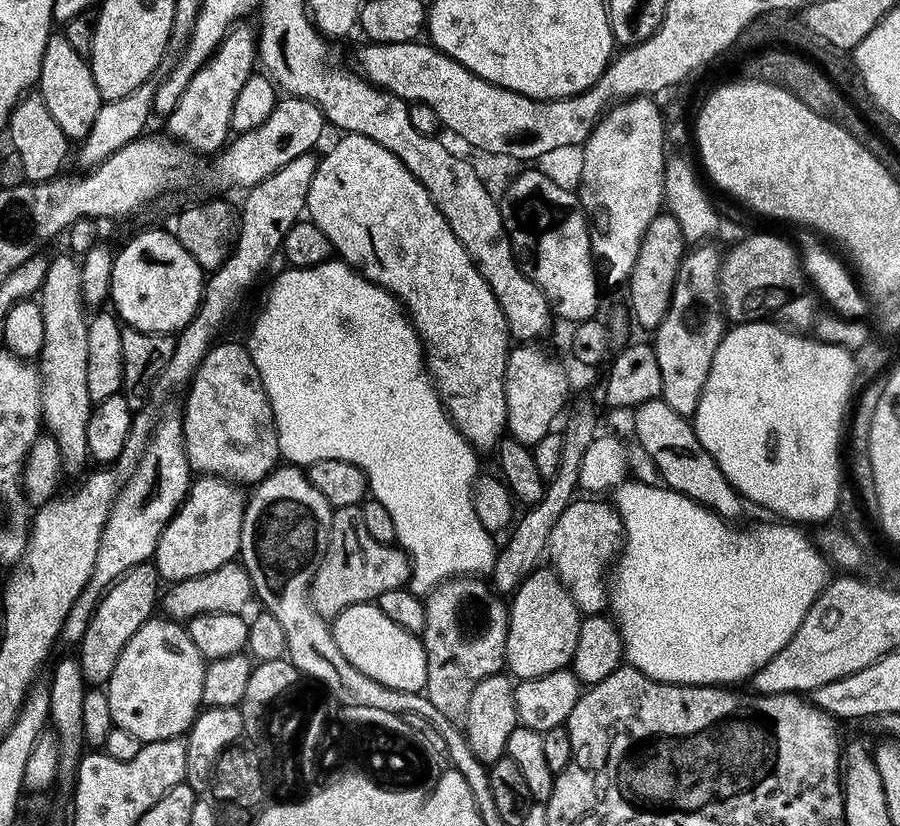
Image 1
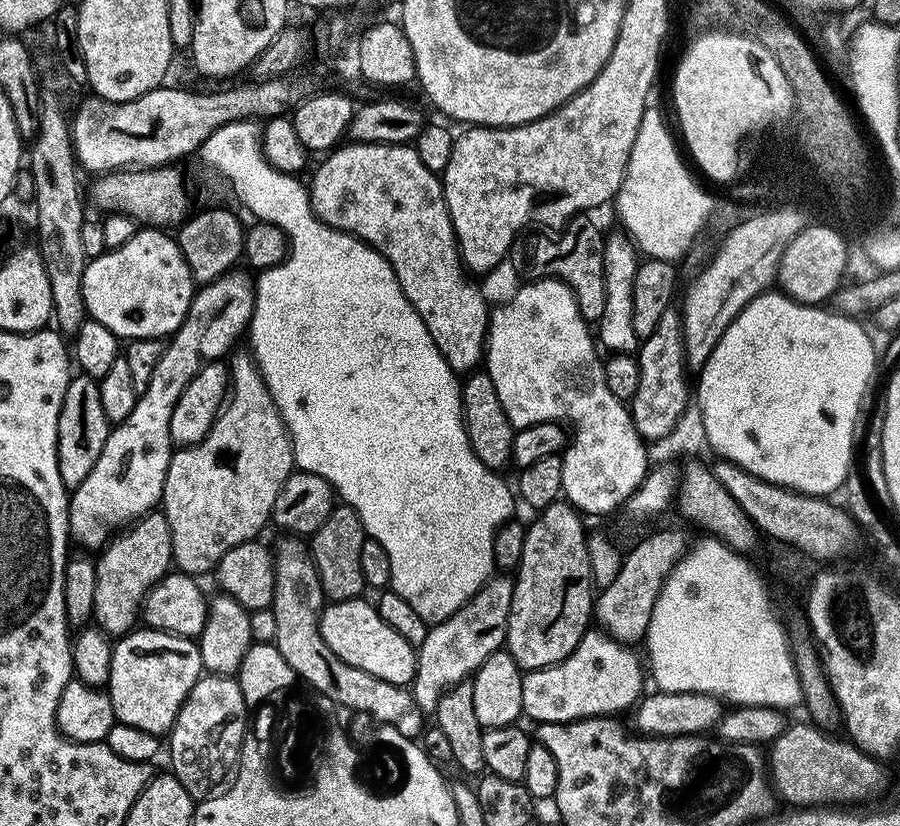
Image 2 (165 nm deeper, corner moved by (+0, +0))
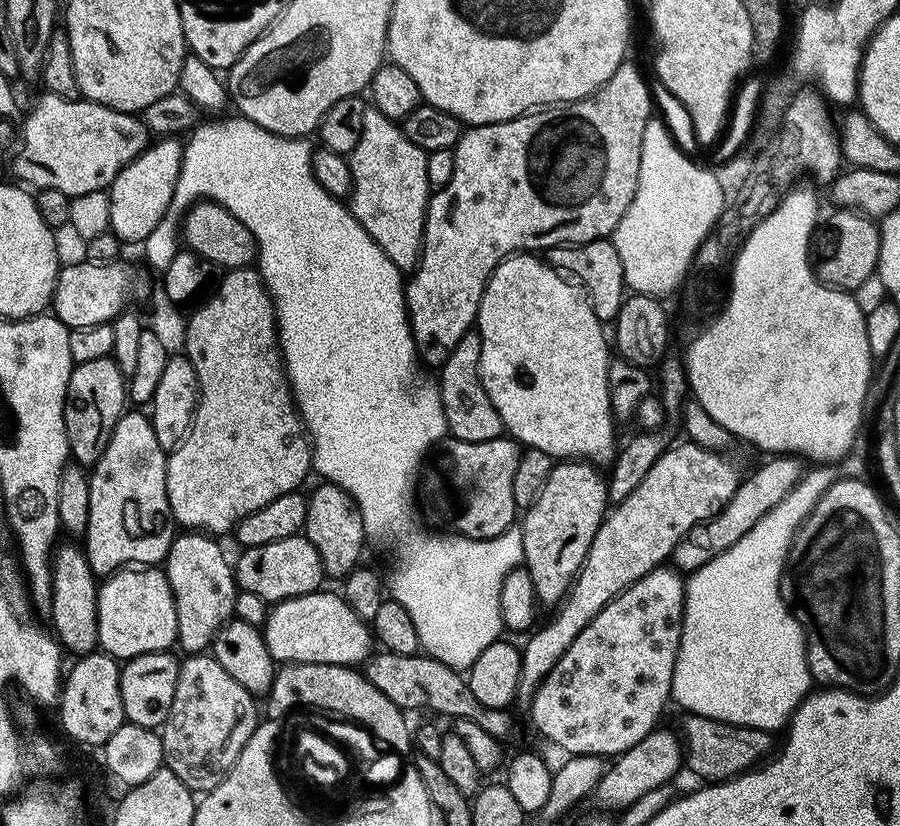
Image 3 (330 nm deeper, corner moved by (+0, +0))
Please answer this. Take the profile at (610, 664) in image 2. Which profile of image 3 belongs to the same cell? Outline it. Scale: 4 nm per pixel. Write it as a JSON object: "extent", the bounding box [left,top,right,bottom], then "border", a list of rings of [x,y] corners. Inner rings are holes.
{"extent":[530,567,685,758],"border":[[[656,567],[652,572],[646,573],[641,580],[634,582],[630,587],[625,589],[624,592],[612,599],[606,607],[592,619],[590,626],[586,626],[586,630],[582,630],[582,634],[578,634],[578,638],[574,638],[574,642],[570,642],[570,650],[566,650],[566,654],[562,654],[562,658],[558,658],[558,666],[554,666],[554,670],[550,670],[550,674],[546,674],[546,678],[540,683],[540,687],[536,689],[536,697],[533,698],[530,709],[533,726],[536,727],[550,743],[557,744],[560,748],[565,748],[565,753],[573,756],[592,755],[601,758],[615,758],[619,756],[621,752],[630,750],[630,746],[642,742],[642,738],[646,738],[650,735],[653,729],[661,723],[659,722],[660,715],[663,714],[664,707],[670,704],[674,666],[676,665],[678,650],[680,649],[680,639],[682,638],[685,583],[685,577],[681,575],[675,567]]]}

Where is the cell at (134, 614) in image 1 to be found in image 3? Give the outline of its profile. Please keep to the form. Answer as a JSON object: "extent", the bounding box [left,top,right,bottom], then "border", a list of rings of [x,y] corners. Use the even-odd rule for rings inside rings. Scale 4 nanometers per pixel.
{"extent":[82,410,178,578],"border":[[[128,410],[120,417],[102,458],[91,469],[88,478],[90,522],[82,540],[82,547],[88,553],[88,561],[93,572],[100,578],[107,578],[125,566],[156,566],[167,561],[172,541],[178,535],[166,494],[168,456],[165,448],[158,446],[158,438],[154,438],[151,419],[140,412],[143,411]]]}

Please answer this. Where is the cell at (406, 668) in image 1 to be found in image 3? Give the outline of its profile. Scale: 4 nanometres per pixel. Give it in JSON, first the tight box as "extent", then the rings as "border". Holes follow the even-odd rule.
{"extent":[262,590,374,666],"border":[[[327,590],[279,601],[262,625],[264,641],[273,660],[290,664],[346,664],[360,666],[374,648],[372,629],[345,602],[343,595]]]}

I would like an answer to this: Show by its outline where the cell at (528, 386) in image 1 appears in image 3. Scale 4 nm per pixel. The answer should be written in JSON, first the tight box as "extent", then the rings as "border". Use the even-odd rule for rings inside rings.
{"extent":[475,254,618,466],"border":[[[513,254],[504,257],[500,265],[494,270],[494,274],[488,280],[486,290],[482,294],[480,309],[476,315],[475,327],[480,333],[482,342],[482,354],[480,355],[480,381],[490,394],[490,402],[494,402],[494,410],[504,423],[504,431],[511,439],[519,442],[524,448],[537,448],[553,458],[561,461],[582,460],[591,462],[597,466],[604,466],[615,457],[618,451],[618,443],[612,435],[618,427],[610,406],[610,390],[608,389],[608,362],[610,359],[610,340],[604,337],[605,325],[596,317],[594,310],[588,301],[588,293],[579,283],[573,282],[567,275],[561,274],[548,263],[547,259],[540,260],[536,254]]]}

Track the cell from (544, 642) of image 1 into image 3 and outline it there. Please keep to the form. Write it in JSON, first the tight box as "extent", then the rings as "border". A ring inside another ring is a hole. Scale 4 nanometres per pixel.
{"extent":[522,460,609,606],"border":[[[582,460],[553,463],[542,494],[522,516],[523,567],[534,578],[541,605],[556,606],[567,597],[609,508],[608,481],[597,465]]]}

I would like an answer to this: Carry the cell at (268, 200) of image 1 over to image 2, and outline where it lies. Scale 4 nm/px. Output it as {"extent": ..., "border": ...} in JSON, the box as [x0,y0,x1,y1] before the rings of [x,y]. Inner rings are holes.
{"extent":[68,270,256,549],"border":[[[229,270],[214,282],[195,289],[190,310],[182,326],[173,332],[165,343],[162,358],[158,358],[158,366],[154,366],[154,374],[146,390],[137,395],[134,410],[130,410],[128,417],[109,431],[106,446],[102,446],[102,455],[98,457],[98,462],[94,462],[94,470],[90,470],[86,482],[71,489],[68,502],[68,531],[71,539],[75,543],[77,540],[84,547],[81,549],[103,549],[113,533],[148,515],[163,501],[166,470],[170,466],[170,458],[174,451],[170,438],[170,414],[174,414],[174,406],[182,390],[191,382],[194,374],[201,372],[207,364],[223,361],[237,347],[236,339],[239,336],[243,337],[252,323],[256,301],[254,280],[251,275],[247,276],[249,275],[247,271],[244,271],[245,273],[240,271]]]}

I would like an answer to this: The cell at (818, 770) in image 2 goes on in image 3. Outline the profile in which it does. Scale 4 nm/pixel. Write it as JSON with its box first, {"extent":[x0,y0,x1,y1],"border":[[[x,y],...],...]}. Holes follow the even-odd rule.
{"extent":[678,714,773,781],"border":[[[691,714],[681,717],[678,735],[683,745],[683,763],[694,775],[704,779],[701,781],[729,780],[731,776],[738,776],[741,772],[757,767],[773,751],[773,733],[765,732],[763,728],[727,724],[714,718]]]}

